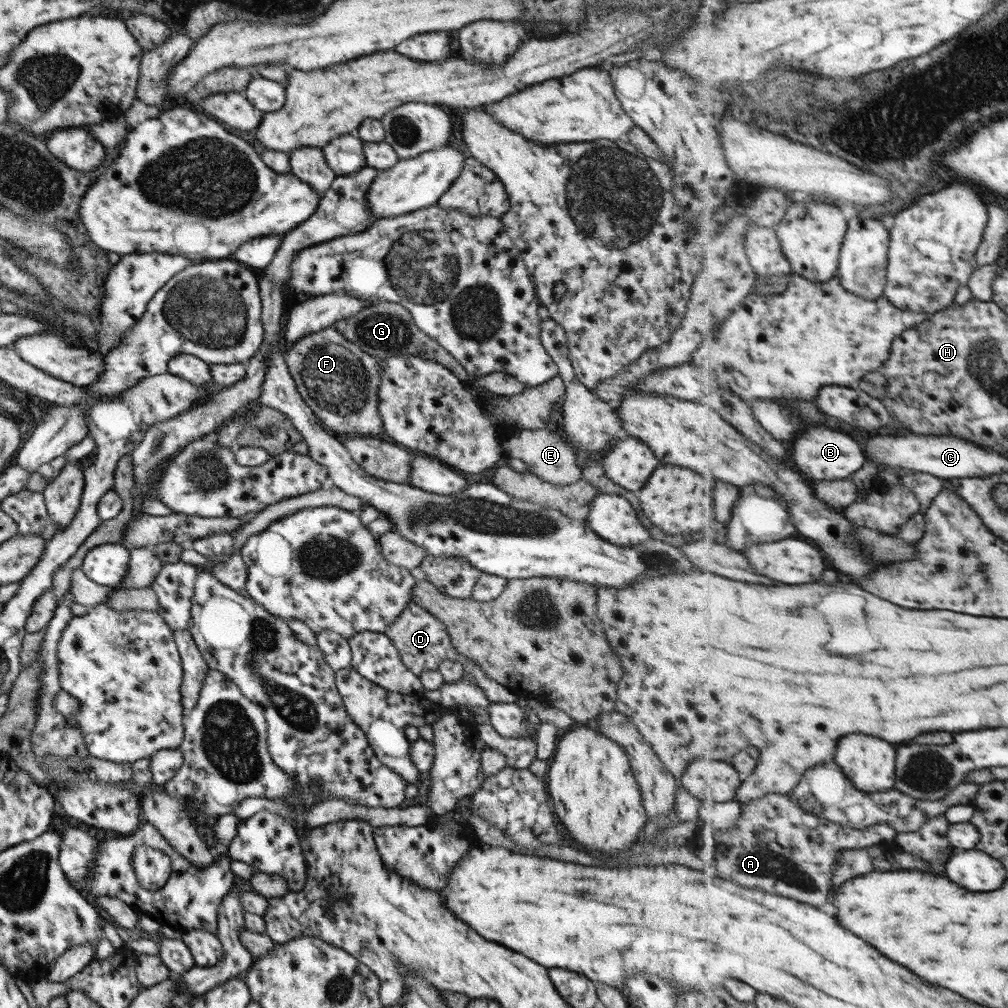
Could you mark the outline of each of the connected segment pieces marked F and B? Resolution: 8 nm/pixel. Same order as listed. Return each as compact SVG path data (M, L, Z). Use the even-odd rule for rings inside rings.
M332 326L297 339L284 354L289 374L302 401L313 411L321 425L335 434L381 436L383 432L376 402L380 376L377 359L359 350ZM299 350L299 352L291 352Z
M813 428L813 430L803 432L793 444L791 458L795 460L795 464L799 464L799 470L811 482L847 478L847 476L855 474L859 468L863 468L867 462L857 440L853 440L851 436L847 436L843 432L835 432L829 428Z

